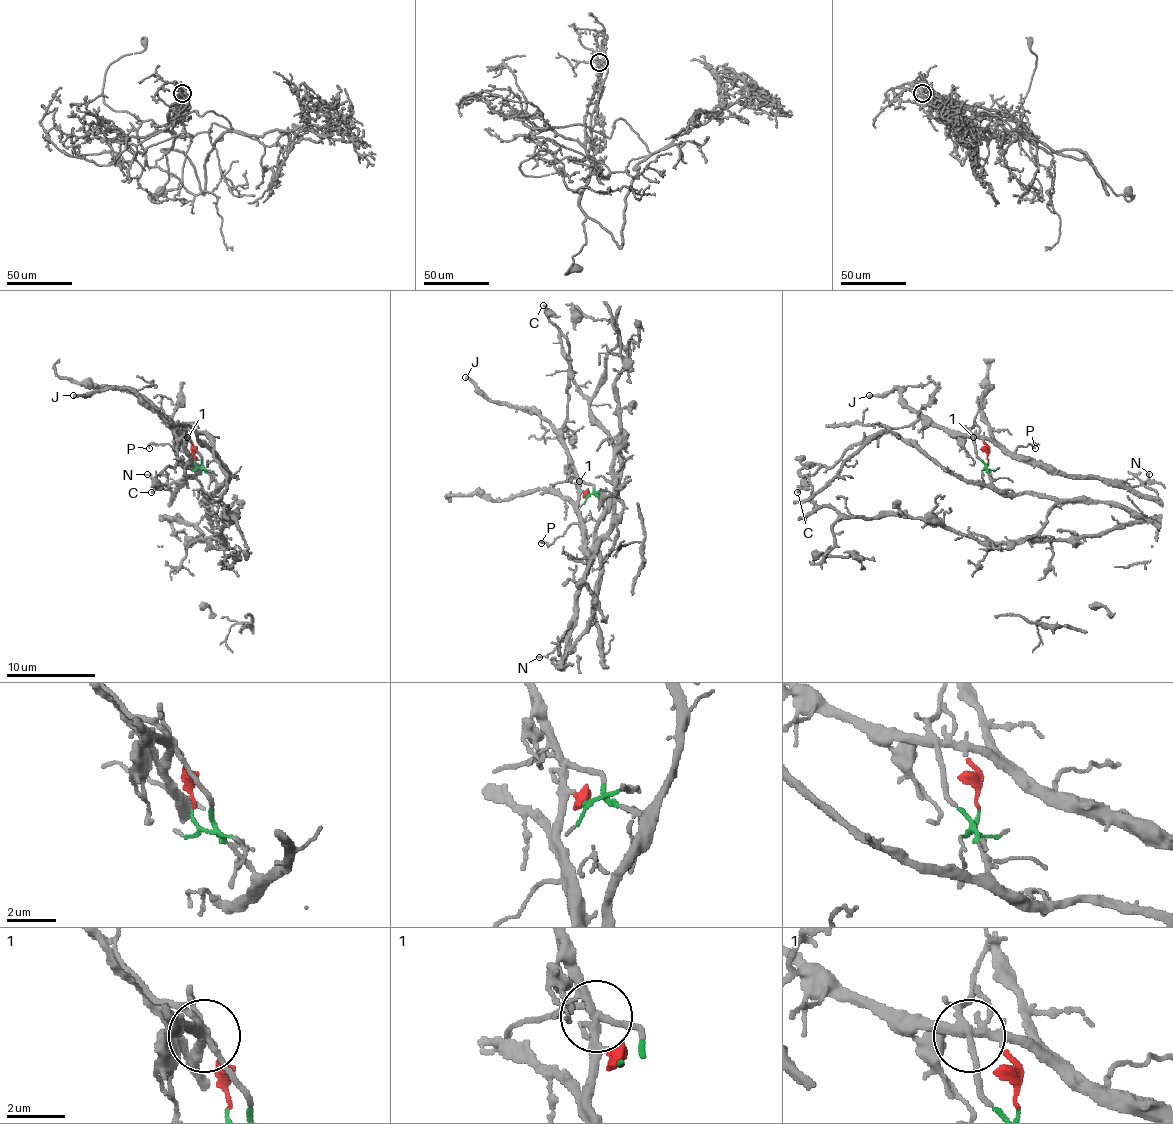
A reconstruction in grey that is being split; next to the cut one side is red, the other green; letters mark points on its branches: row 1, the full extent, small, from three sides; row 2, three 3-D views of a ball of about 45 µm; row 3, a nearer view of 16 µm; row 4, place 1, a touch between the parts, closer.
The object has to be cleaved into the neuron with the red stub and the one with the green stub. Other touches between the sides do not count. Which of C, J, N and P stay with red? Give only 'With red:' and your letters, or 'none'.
With red: C, J, N, P

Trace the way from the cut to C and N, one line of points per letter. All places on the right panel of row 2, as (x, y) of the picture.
C: (988, 458), (980, 438), (915, 420), (884, 427), (855, 443), (835, 463), (809, 476), (797, 491)
N: (988, 458), (986, 440), (1062, 471), (1144, 485), (1148, 474)

